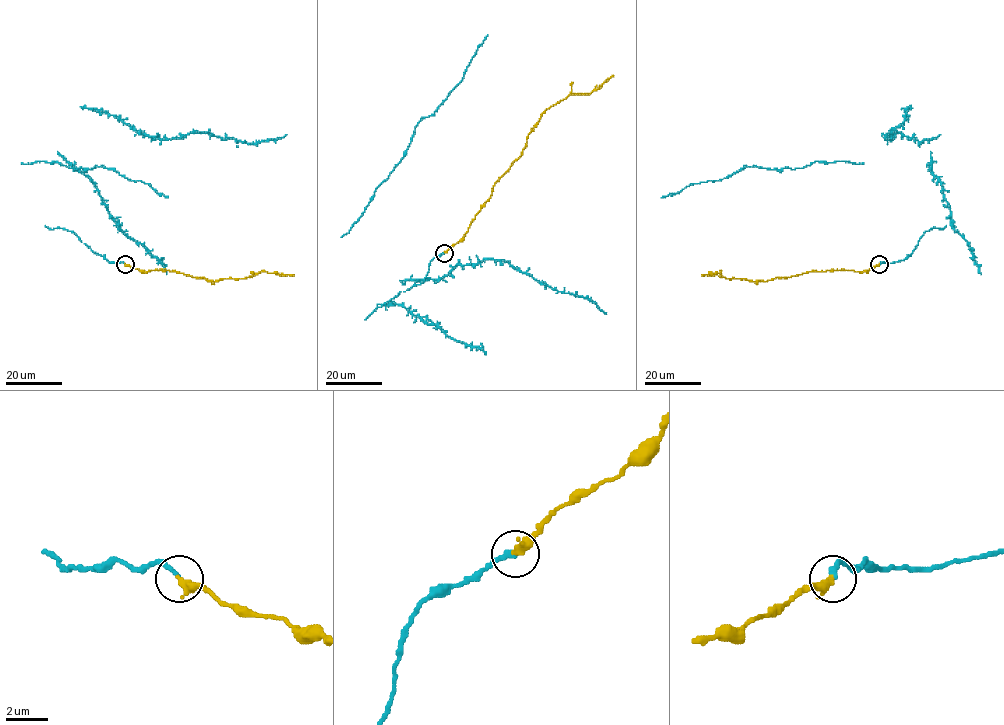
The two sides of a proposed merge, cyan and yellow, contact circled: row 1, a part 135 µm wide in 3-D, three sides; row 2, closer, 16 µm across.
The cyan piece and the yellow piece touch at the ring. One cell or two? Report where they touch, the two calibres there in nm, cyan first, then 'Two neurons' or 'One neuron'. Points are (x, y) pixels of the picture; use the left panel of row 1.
Place: (125, 264). Thickness 260 nm (cyan) against 400 nm. One neuron

